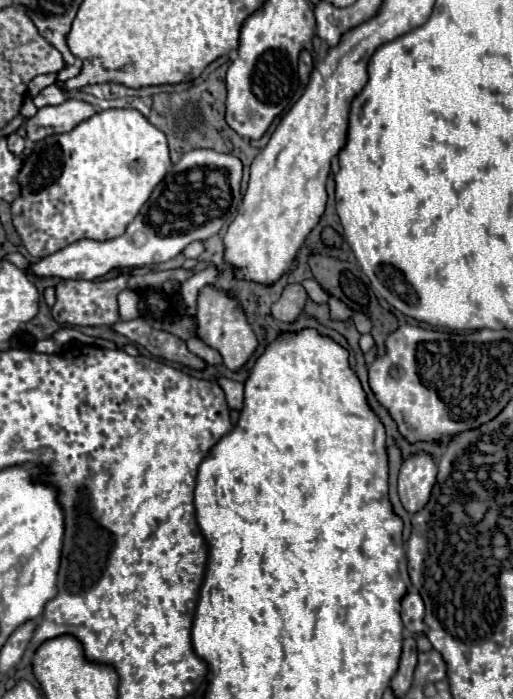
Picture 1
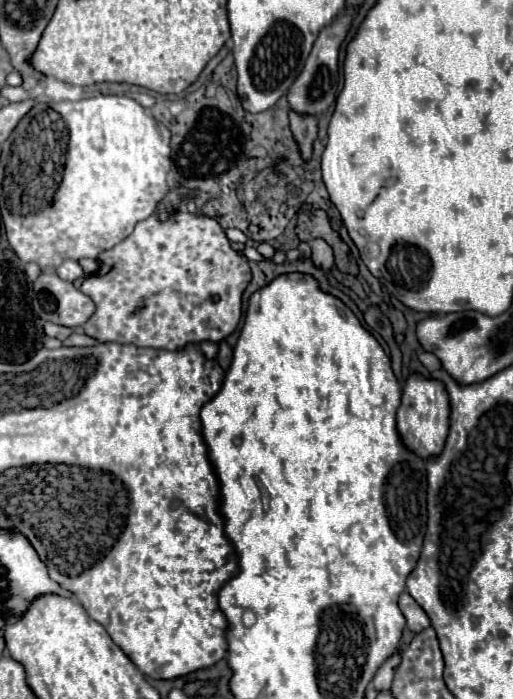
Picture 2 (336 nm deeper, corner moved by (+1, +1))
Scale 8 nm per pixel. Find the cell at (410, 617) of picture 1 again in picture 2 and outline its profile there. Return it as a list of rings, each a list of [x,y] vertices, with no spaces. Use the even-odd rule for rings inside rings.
[[[403,591],[401,597],[399,597],[399,609],[403,611],[403,615],[407,619],[407,627],[413,633],[419,633],[419,631],[423,631],[423,629],[429,627],[427,613],[417,605],[417,601],[407,591]]]

